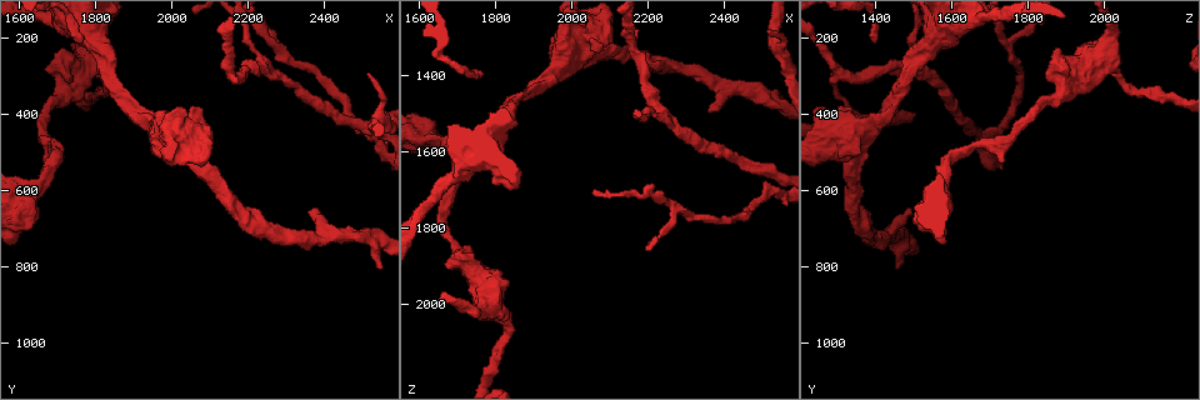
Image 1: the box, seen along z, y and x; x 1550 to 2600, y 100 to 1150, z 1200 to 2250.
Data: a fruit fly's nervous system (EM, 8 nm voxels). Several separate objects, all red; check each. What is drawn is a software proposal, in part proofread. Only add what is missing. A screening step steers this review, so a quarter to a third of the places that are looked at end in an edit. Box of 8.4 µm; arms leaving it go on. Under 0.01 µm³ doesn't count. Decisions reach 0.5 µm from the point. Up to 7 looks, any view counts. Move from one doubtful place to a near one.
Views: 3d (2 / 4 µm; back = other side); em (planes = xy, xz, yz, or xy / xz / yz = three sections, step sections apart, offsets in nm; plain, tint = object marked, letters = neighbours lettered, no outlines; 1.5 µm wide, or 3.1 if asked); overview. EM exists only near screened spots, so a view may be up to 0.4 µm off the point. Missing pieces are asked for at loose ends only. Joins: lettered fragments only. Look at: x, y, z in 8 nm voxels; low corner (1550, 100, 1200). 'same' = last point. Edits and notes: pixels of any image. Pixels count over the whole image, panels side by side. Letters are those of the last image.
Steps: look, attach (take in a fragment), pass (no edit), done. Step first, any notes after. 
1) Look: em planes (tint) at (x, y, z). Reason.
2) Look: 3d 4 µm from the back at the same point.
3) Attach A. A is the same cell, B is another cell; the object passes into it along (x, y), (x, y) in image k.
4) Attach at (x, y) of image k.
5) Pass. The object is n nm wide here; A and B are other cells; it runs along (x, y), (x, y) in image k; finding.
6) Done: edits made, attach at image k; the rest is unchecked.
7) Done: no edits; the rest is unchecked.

Look: 3d 4 µm at (2520, 295, 1285). Tapers out.

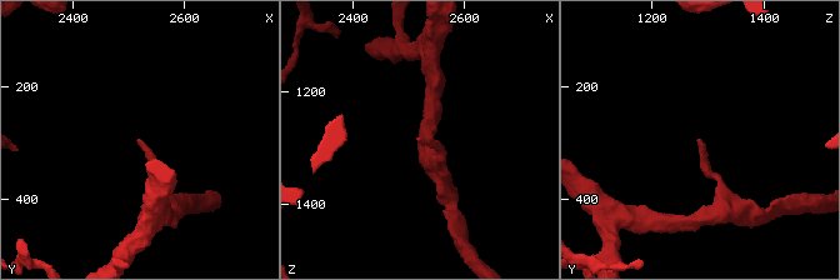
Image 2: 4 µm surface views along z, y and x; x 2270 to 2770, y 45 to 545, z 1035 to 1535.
Look: em planes (letters) at (2525, 295, 1285). Shape alone is not enough.

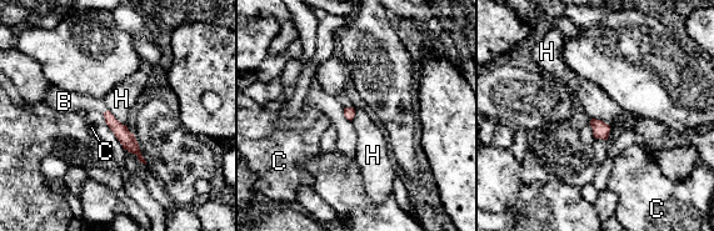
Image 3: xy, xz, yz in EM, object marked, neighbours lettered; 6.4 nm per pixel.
Attach B. B is the same cell, C and H are other cells; the cell continues.

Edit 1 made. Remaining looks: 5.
Look: overview.

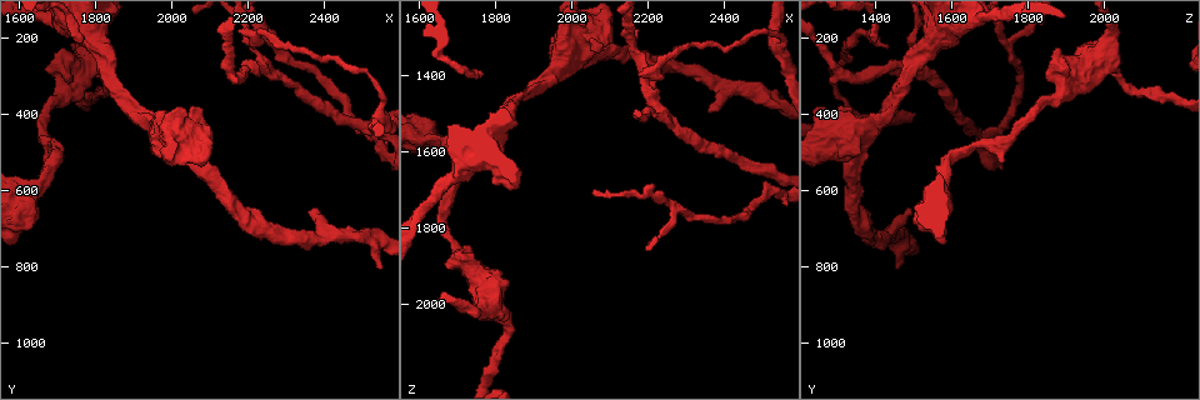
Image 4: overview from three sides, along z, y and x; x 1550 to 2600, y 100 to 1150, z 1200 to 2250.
Look: 3d 2 µm at (2375, 645, 1480). Branch stops here.

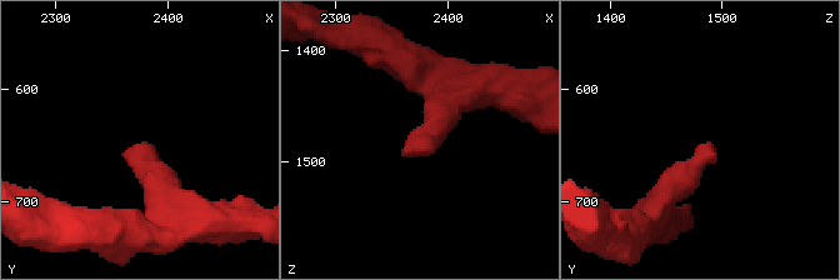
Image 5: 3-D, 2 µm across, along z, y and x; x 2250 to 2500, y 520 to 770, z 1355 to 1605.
Look: em planes (letters) at (2374, 650, 1478).

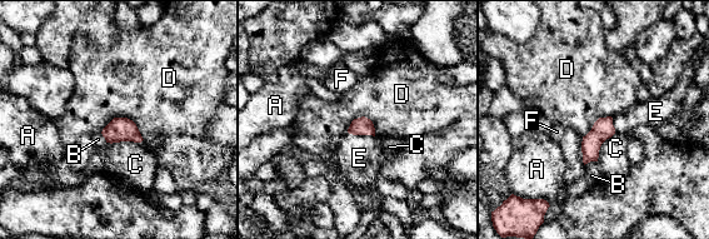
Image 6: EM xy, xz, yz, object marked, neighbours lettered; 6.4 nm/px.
Attach E. E is the same cell, A, B, C, D and F are other cells; the object passes into it along (363, 125), (362, 134), (359, 158) in image 6; the cell continues.

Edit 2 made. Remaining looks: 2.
Look: em planes (tint) at (2055, 385, 1305). Free end.

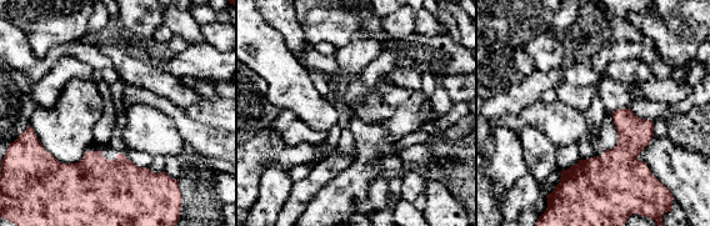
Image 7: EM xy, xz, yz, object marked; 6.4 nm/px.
Look: em planes (letters) at the same point. See the neighbours.

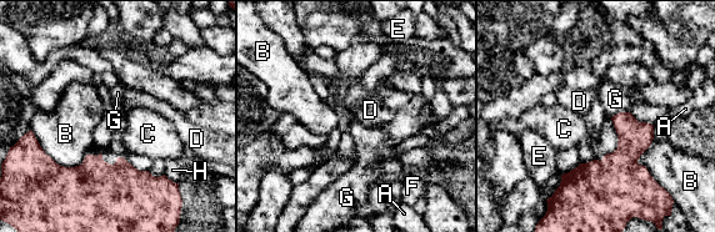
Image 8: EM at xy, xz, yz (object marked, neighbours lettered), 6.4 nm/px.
Pass. A, B, C, D, E, F, G and H are other cells; a border runs along (628, 111), (620, 111), (611, 117) in image 8; none of them fits.

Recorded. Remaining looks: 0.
Done: edits made, attach at image 3, attach at image 6; the rest is unchecked.

